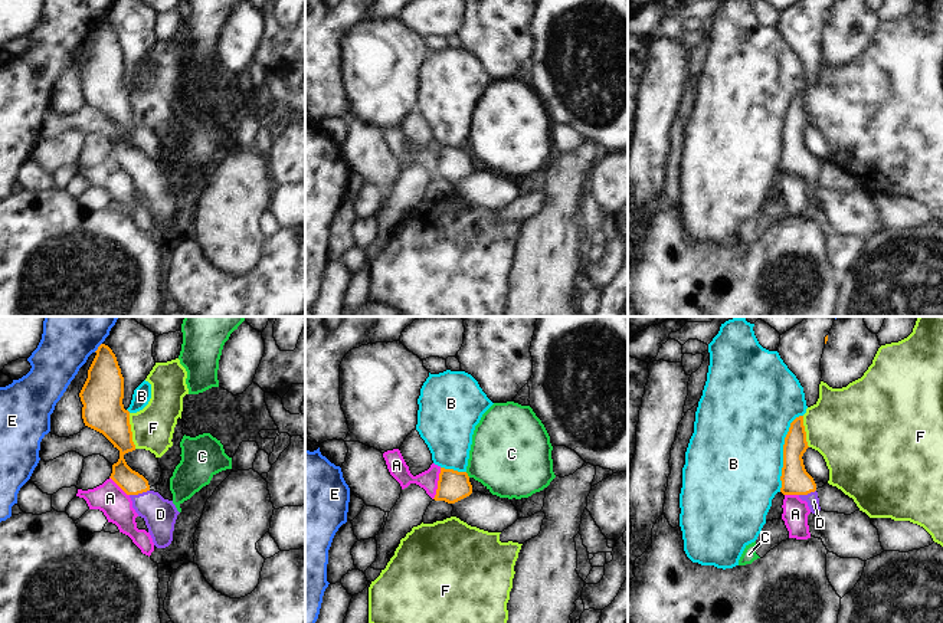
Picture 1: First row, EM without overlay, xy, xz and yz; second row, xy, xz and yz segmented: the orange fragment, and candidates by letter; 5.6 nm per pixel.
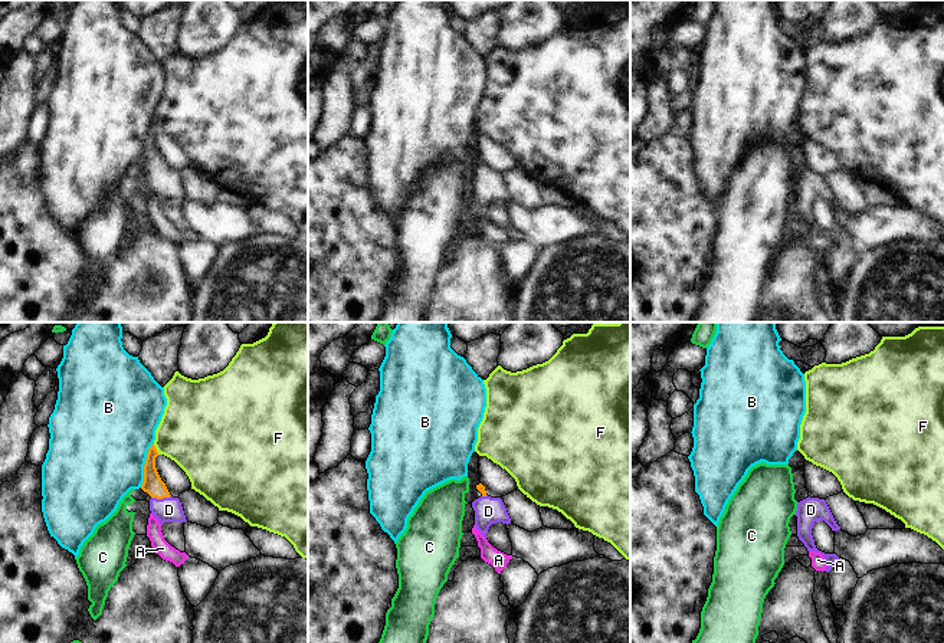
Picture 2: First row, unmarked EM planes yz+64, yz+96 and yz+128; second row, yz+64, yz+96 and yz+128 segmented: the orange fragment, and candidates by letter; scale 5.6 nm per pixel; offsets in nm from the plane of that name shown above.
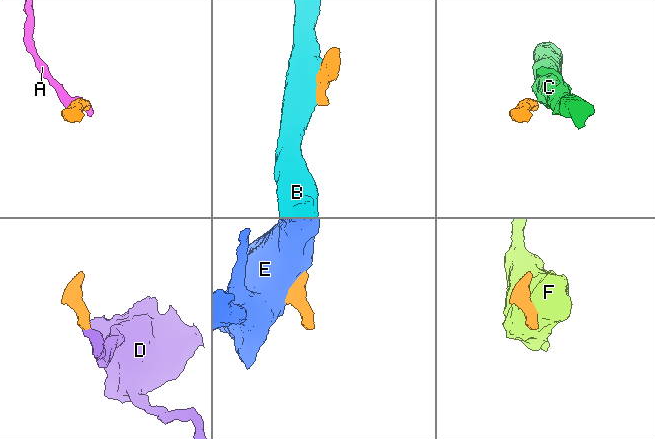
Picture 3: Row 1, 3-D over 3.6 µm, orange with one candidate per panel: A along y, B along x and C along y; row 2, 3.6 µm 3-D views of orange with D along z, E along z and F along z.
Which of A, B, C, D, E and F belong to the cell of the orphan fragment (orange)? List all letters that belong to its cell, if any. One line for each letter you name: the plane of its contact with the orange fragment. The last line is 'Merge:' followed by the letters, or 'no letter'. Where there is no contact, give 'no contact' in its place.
D: meets orange in xy
Merge: D

